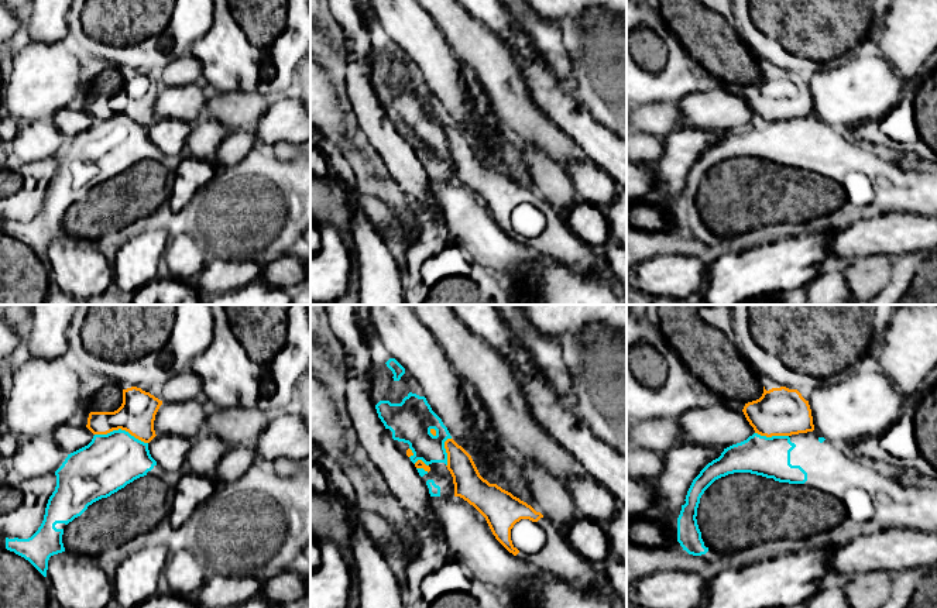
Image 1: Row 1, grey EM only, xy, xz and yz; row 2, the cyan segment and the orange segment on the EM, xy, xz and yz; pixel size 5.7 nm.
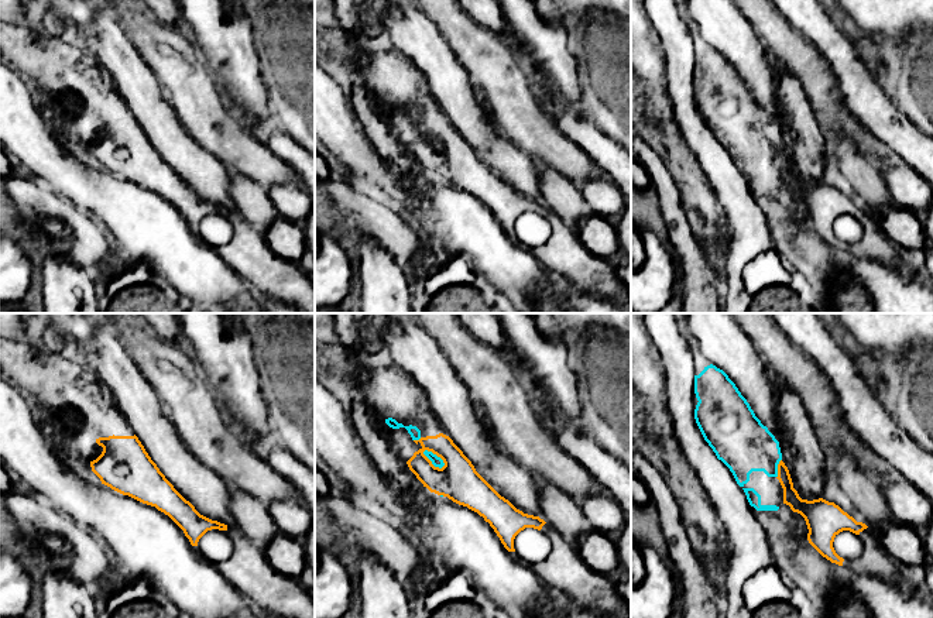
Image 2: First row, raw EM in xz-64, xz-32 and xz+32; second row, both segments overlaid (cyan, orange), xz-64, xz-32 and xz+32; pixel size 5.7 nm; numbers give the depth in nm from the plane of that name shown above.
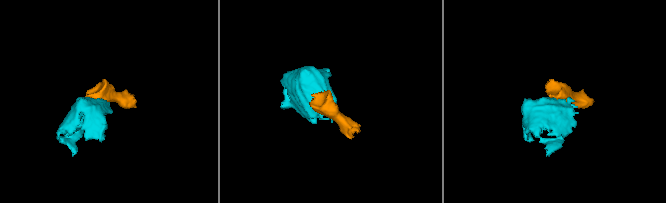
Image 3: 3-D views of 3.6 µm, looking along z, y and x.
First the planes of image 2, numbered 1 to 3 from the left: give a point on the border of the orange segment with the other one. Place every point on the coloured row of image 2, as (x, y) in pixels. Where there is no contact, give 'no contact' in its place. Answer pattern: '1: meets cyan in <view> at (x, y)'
1: no contact
2: meets cyan in xz-32 at (435, 455)
3: meets cyan in xz+32 at (777, 469)

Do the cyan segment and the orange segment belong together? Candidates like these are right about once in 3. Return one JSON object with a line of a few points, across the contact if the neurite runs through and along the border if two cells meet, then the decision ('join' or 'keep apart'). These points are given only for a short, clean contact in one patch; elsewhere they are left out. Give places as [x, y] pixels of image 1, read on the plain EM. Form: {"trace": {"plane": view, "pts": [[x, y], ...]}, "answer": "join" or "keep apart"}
{"trace": {"plane": "xy", "pts": [[95, 117], [124, 113], [147, 127]]}, "answer": "keep apart"}

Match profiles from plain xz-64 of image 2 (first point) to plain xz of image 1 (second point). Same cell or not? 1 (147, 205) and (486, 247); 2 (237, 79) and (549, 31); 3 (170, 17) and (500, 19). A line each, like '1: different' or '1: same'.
1: same
2: same
3: same

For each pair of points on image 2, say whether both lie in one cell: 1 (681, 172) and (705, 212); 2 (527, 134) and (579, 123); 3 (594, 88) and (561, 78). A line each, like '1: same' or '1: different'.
1: same
2: different
3: different

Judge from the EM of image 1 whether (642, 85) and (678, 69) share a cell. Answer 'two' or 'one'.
one

